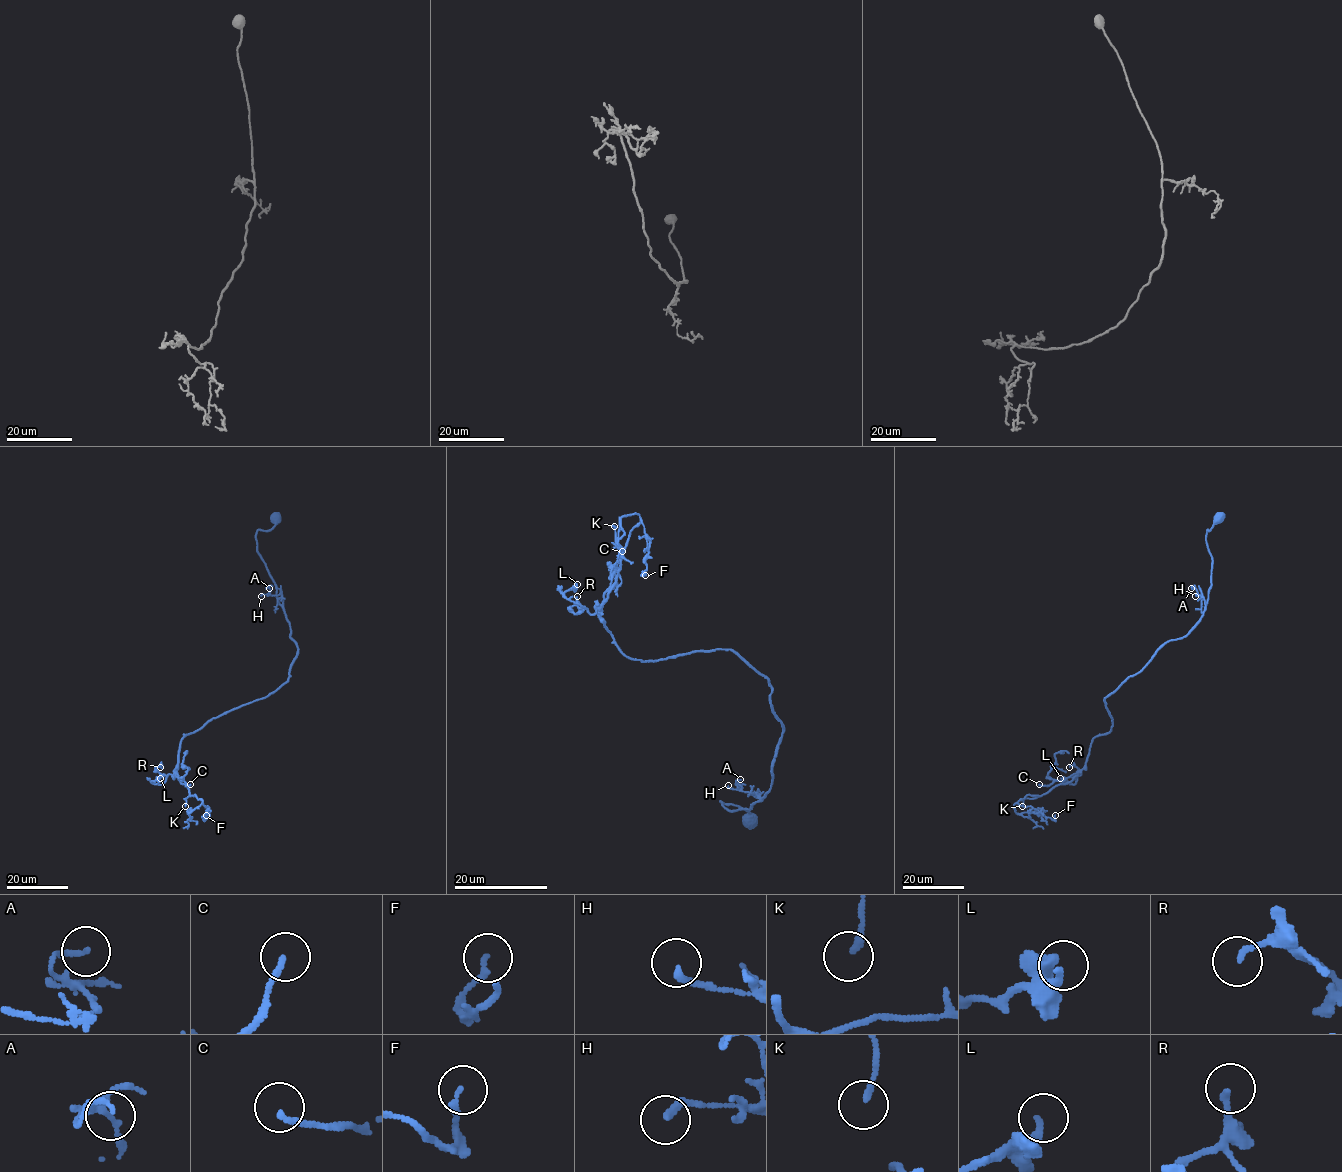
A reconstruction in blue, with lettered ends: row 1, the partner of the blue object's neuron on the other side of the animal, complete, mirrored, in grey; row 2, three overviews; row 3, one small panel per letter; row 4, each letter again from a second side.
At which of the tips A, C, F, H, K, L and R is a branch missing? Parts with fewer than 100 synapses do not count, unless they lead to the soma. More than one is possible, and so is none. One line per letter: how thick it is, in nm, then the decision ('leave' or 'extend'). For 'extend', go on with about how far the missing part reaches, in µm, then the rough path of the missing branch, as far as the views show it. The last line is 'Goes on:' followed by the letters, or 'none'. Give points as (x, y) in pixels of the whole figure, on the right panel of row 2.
A: 130 nm thick; leave
C: 180 nm thick; leave
F: 180 nm thick; leave
H: 200 nm thick; leave
K: 170 nm thick; leave
L: 240 nm thick; leave
R: 180 nm thick; leave
Goes on: none

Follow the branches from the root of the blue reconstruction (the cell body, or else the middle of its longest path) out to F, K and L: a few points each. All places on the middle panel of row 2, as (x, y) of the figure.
F: (750, 821), (721, 801), (770, 789), (772, 686), (730, 650), (626, 655), (599, 615), (639, 519), (645, 575)
K: (750, 821), (721, 801), (770, 789), (772, 686), (730, 650), (620, 650), (599, 615), (614, 526)
L: (750, 821), (721, 801), (770, 789), (769, 681), (723, 648), (629, 658), (564, 595), (577, 584)

